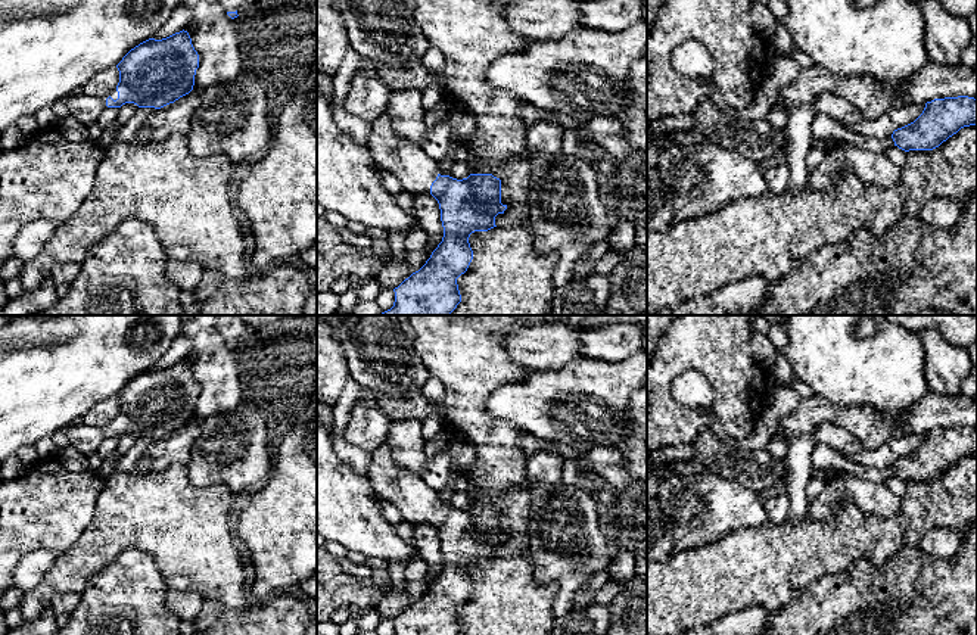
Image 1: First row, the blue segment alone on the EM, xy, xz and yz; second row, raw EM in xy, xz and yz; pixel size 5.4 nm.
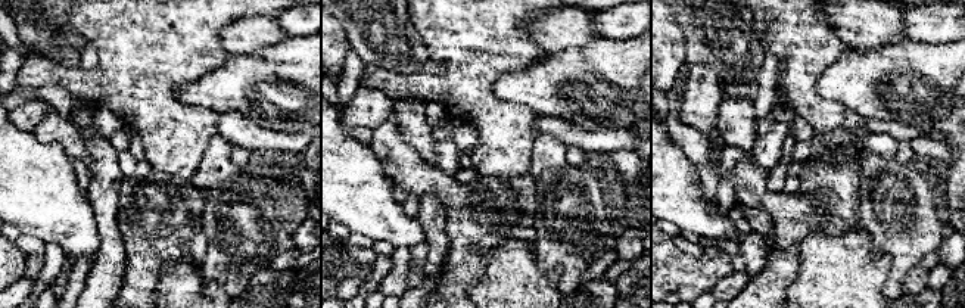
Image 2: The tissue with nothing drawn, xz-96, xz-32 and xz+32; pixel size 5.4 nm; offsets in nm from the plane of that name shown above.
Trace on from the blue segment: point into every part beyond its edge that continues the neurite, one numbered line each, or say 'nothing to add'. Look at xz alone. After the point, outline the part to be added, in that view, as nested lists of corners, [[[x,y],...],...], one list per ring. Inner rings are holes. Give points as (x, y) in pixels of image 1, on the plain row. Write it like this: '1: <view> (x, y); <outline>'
1: xz (416, 501); [[[385,443],[371,452],[370,480],[374,491],[385,501],[393,502],[402,519],[413,525],[430,522],[432,513],[441,504],[438,491],[399,466]]]

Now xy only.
1: xy (86, 438); [[[116,417],[105,426],[90,426],[90,424],[80,424],[80,426],[69,426],[66,427],[66,433],[69,438],[71,445],[74,445],[80,452],[85,455],[91,455],[97,452],[100,443],[108,438],[106,429],[112,427],[113,430],[118,429]]]

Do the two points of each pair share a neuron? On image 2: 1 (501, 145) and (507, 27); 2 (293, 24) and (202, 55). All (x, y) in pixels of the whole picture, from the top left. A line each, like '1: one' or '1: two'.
1: one
2: two

